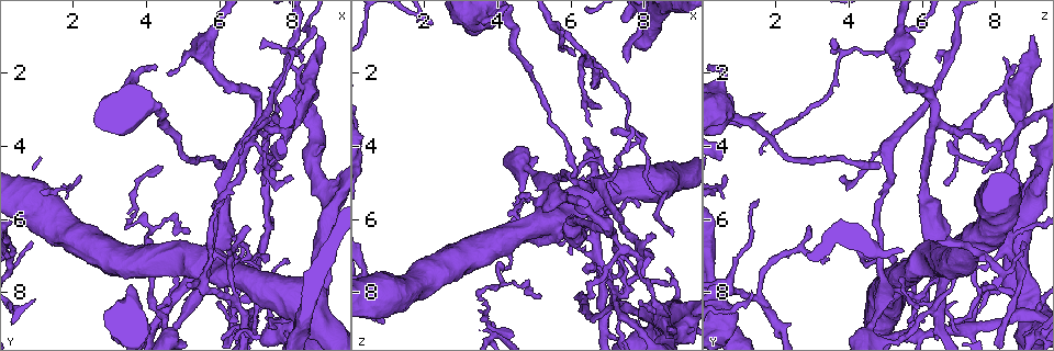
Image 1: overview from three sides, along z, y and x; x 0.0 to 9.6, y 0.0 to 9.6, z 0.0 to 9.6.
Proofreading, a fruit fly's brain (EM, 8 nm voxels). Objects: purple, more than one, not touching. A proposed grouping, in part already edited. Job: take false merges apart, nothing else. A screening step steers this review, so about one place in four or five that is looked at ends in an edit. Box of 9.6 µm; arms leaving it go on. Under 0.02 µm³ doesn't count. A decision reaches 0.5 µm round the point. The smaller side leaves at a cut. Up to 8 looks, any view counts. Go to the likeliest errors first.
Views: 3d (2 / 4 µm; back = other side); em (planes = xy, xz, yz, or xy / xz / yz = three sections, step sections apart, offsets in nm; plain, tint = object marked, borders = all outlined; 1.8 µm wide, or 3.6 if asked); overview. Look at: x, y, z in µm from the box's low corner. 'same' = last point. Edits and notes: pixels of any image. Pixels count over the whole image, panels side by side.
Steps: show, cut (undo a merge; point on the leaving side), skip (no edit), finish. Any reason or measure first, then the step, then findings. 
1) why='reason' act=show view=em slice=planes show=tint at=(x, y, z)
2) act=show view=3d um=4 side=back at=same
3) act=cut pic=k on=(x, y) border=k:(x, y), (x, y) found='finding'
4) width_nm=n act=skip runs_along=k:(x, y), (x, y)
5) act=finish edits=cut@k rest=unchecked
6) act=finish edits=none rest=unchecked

why='four or more arms meet' act=show view=3d um=4 at=(7.20, 6.85, 8.30)

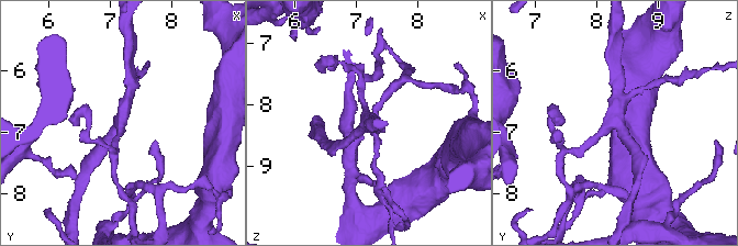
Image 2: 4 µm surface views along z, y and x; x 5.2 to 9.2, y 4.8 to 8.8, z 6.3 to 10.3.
arms=4 why='need the tissue' act=show view=em slice=planes show=tint at=(7.20, 6.80, 8.35)

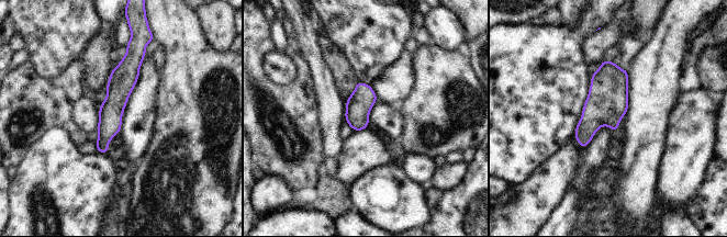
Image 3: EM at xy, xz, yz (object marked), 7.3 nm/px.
act=skip runs_along=3:(132, 49), (132, 61), (99, 149) found='all the same neuron'

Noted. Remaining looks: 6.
act=show view=em slice=planes show=tint at=(8.30, 2.55, 8.45)

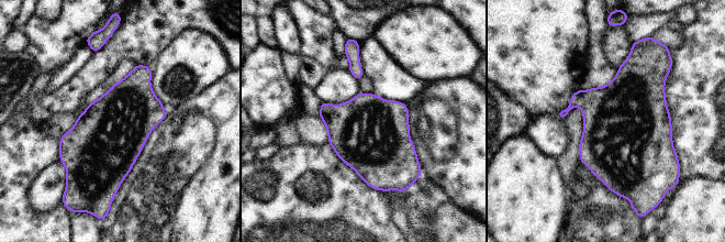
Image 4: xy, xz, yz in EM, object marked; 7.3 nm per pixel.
act=cut pic=4 on=(612, 114) border=4:(580, 90), (582, 97), (581, 108) found='two neurons meet here'

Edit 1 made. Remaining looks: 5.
act=finish edits=cut@4 rest=unchecked

